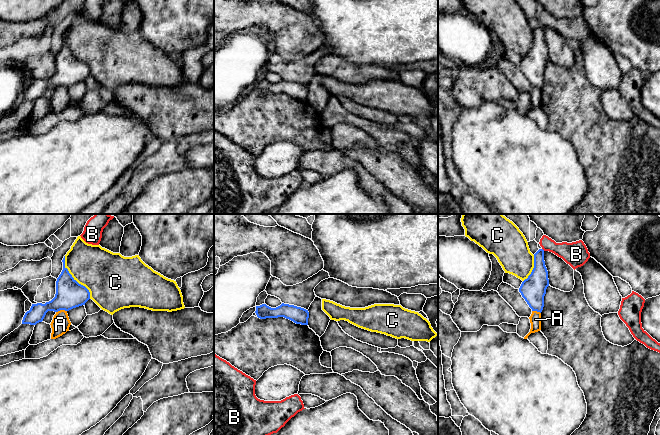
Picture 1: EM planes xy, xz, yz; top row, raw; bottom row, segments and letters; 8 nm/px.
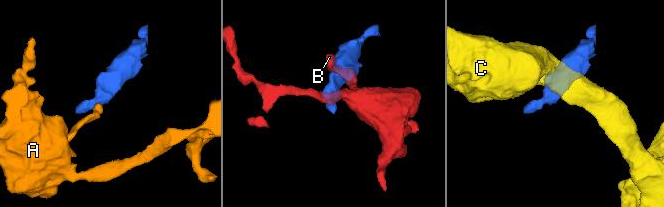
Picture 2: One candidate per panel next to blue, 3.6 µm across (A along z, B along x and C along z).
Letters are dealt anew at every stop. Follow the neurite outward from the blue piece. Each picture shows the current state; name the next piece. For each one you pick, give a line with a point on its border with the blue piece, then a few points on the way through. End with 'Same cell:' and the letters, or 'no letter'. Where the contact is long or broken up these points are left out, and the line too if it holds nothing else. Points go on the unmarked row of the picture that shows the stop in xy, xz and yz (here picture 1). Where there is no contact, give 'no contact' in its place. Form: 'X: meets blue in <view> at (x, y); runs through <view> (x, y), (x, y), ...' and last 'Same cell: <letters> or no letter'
Same cell: no letter

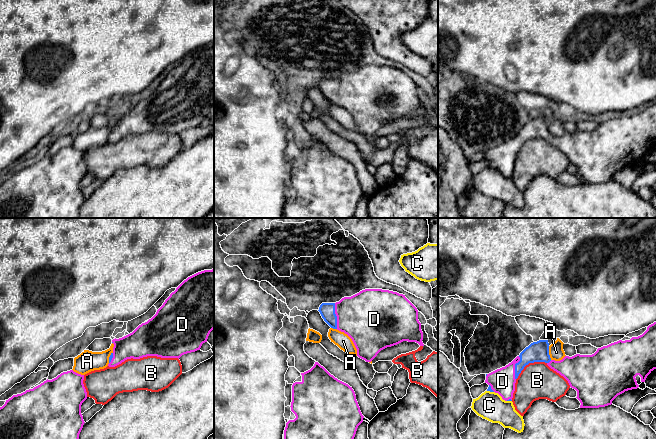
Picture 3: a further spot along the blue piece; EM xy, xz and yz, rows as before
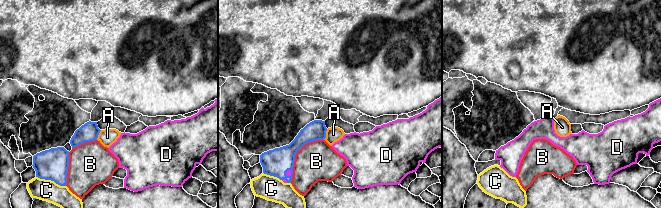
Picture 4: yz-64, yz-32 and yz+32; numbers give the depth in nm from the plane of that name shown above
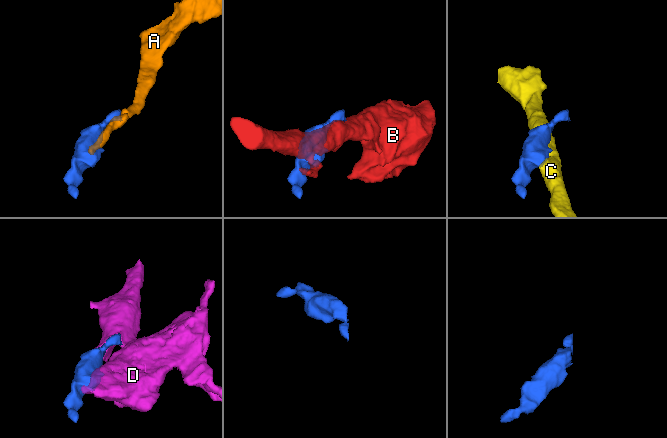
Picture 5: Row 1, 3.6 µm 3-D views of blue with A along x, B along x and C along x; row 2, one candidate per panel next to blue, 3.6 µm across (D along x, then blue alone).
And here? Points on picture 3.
D: meets blue in xz at (336, 92)
Same cell: D

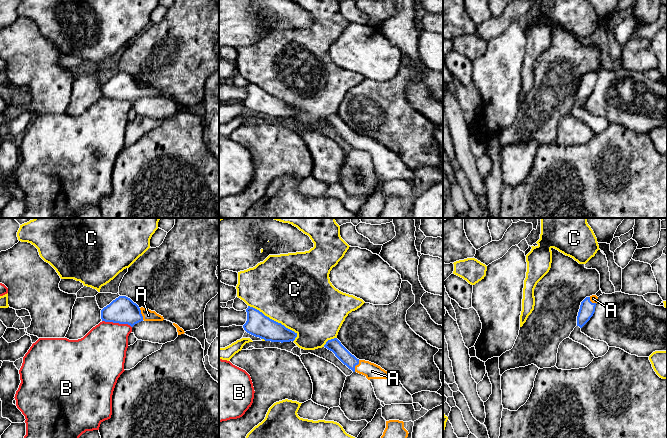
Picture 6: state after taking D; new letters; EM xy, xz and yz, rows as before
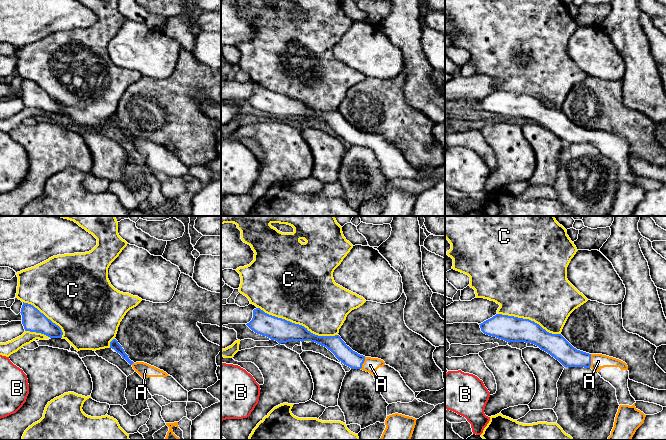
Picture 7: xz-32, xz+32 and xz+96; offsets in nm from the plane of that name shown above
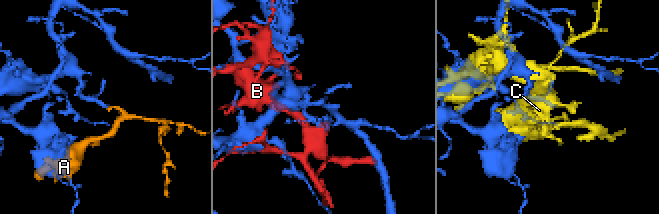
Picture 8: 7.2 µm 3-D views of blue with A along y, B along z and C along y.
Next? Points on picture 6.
A: meets blue in xz at (355, 141); runs through xz (334, 121), (355, 141), (372, 147)
Same cell: A

